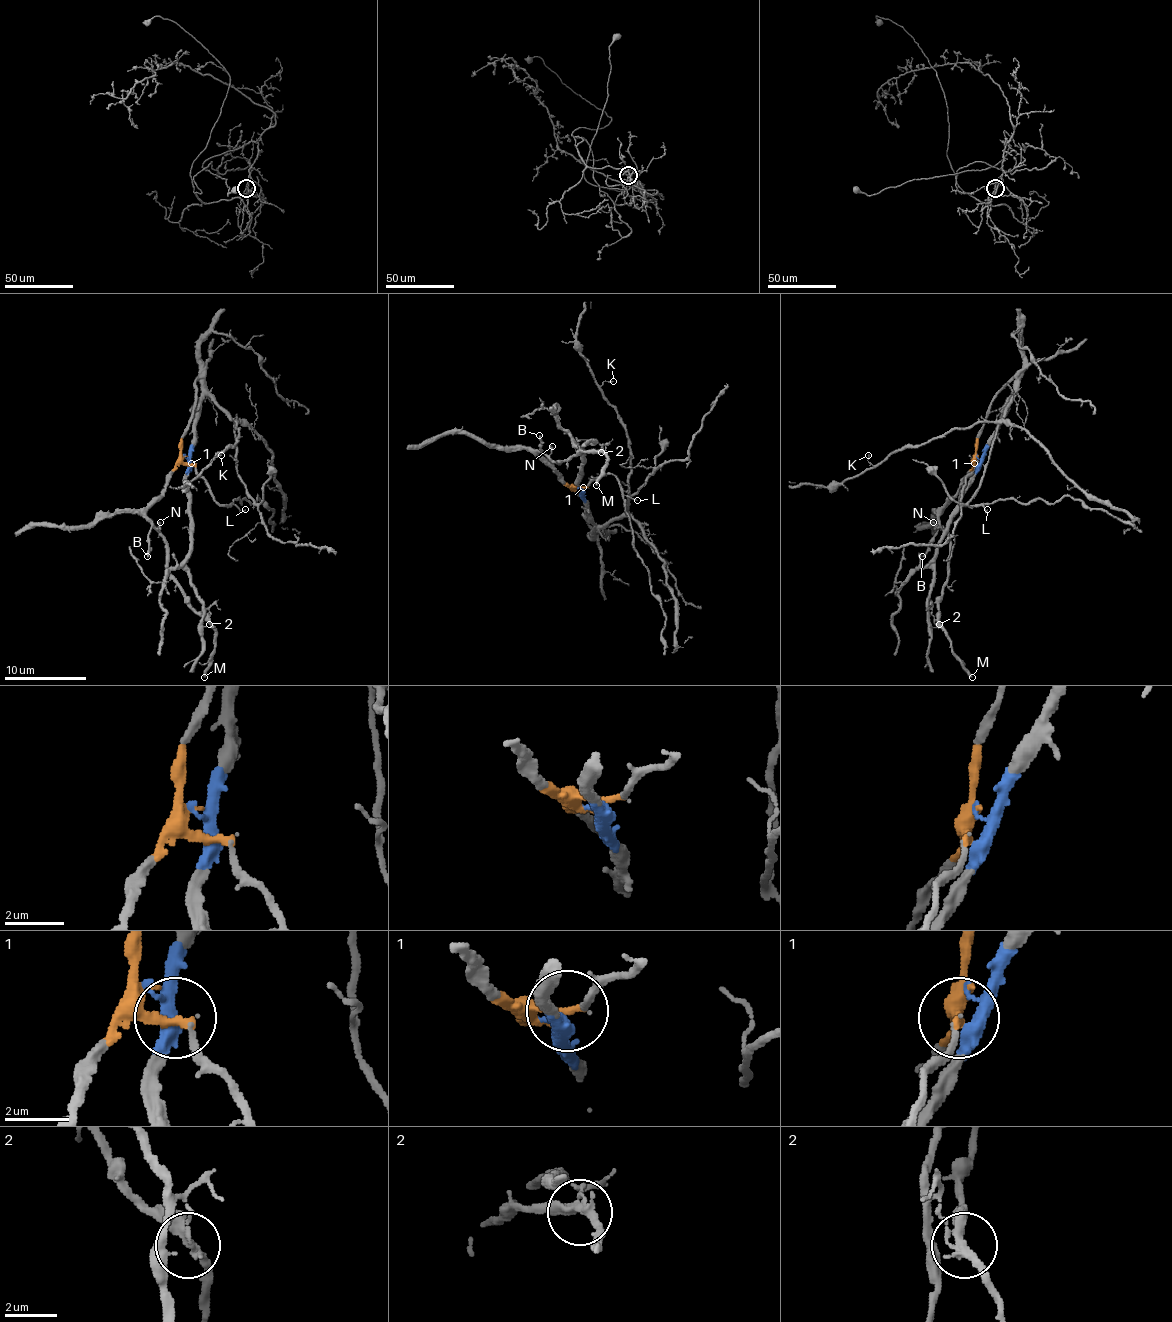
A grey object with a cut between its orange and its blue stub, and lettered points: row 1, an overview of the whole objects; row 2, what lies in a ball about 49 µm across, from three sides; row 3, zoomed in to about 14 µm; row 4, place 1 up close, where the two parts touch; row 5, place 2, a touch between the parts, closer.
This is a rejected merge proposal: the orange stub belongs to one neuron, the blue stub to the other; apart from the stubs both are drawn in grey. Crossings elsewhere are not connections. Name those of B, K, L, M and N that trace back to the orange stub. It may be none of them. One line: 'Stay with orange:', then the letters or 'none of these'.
Stay with orange: B, L, M, N

